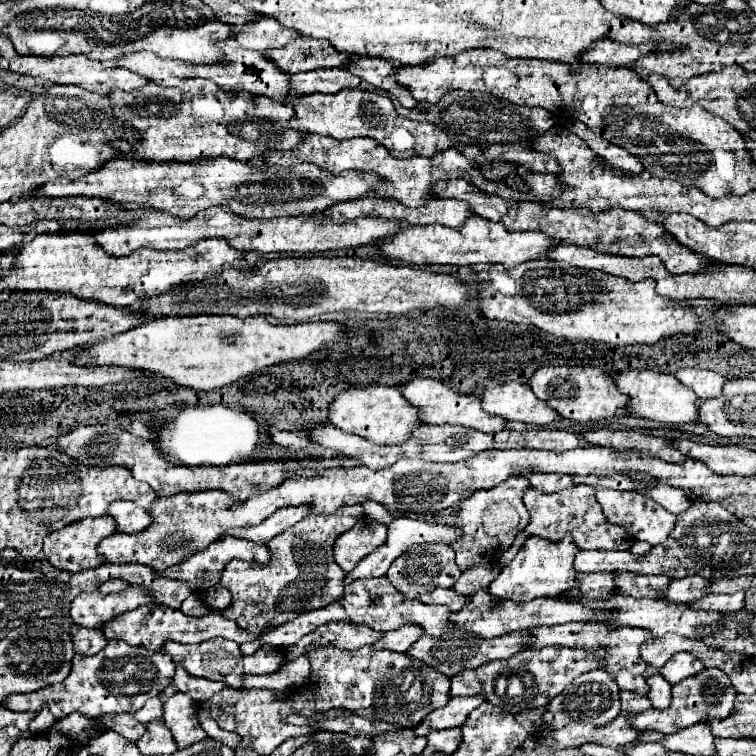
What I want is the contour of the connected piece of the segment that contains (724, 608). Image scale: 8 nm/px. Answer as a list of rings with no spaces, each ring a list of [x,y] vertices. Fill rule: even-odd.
[[[740,590],[736,594],[708,594],[706,598],[690,604],[696,610],[716,610],[716,612],[738,612],[744,608],[746,590]]]

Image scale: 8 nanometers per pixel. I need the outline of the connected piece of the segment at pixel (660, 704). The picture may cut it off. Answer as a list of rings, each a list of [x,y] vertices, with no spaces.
[[[650,674],[648,678],[648,686],[650,686],[650,692],[648,692],[648,698],[652,702],[654,708],[668,708],[670,706],[670,684],[660,676],[660,674]]]

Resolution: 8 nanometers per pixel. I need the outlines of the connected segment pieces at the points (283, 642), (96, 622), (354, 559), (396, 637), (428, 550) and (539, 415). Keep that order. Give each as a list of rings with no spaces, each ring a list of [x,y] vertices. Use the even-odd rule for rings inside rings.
[[[332,604],[332,606],[326,606],[322,610],[314,610],[310,614],[302,614],[302,618],[286,622],[286,624],[278,626],[278,630],[268,632],[262,640],[256,640],[256,642],[250,642],[250,644],[242,644],[240,650],[242,650],[242,654],[252,654],[264,642],[276,644],[276,646],[292,646],[302,636],[310,634],[314,628],[318,628],[320,624],[326,624],[330,620],[332,622],[338,622],[338,620],[340,622],[350,622],[350,618],[346,618],[346,610],[342,610],[340,604]]]
[[[128,586],[122,594],[100,594],[100,592],[84,592],[72,600],[70,616],[74,624],[86,628],[102,628],[104,622],[118,618],[128,610],[136,610],[138,606],[152,604],[154,598],[142,590],[142,586]]]
[[[362,518],[356,522],[354,528],[344,532],[334,542],[334,558],[344,572],[350,572],[362,558],[366,558],[372,550],[376,550],[384,542],[386,542],[386,526],[370,518]]]
[[[402,626],[398,630],[392,630],[392,632],[386,632],[376,644],[374,648],[376,650],[394,650],[394,652],[406,652],[422,634],[422,628],[420,626]]]
[[[418,544],[418,546],[410,546],[410,550],[406,550],[404,554],[400,554],[390,570],[386,572],[388,580],[392,582],[392,586],[402,592],[406,598],[416,600],[422,594],[428,594],[430,590],[434,590],[436,586],[442,588],[452,588],[454,582],[460,576],[460,568],[454,562],[454,550],[452,546],[444,546],[444,544]]]
[[[520,382],[486,388],[482,394],[482,408],[488,414],[498,414],[506,420],[518,420],[536,426],[548,426],[560,416],[556,410],[550,410],[546,402],[538,400],[528,384]]]

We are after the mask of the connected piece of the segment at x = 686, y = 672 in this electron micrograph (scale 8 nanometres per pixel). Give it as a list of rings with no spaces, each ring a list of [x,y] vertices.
[[[678,652],[674,654],[662,668],[660,668],[660,674],[670,682],[670,684],[676,684],[678,680],[684,680],[692,674],[698,674],[704,670],[704,664],[694,658],[694,654],[690,652]]]

